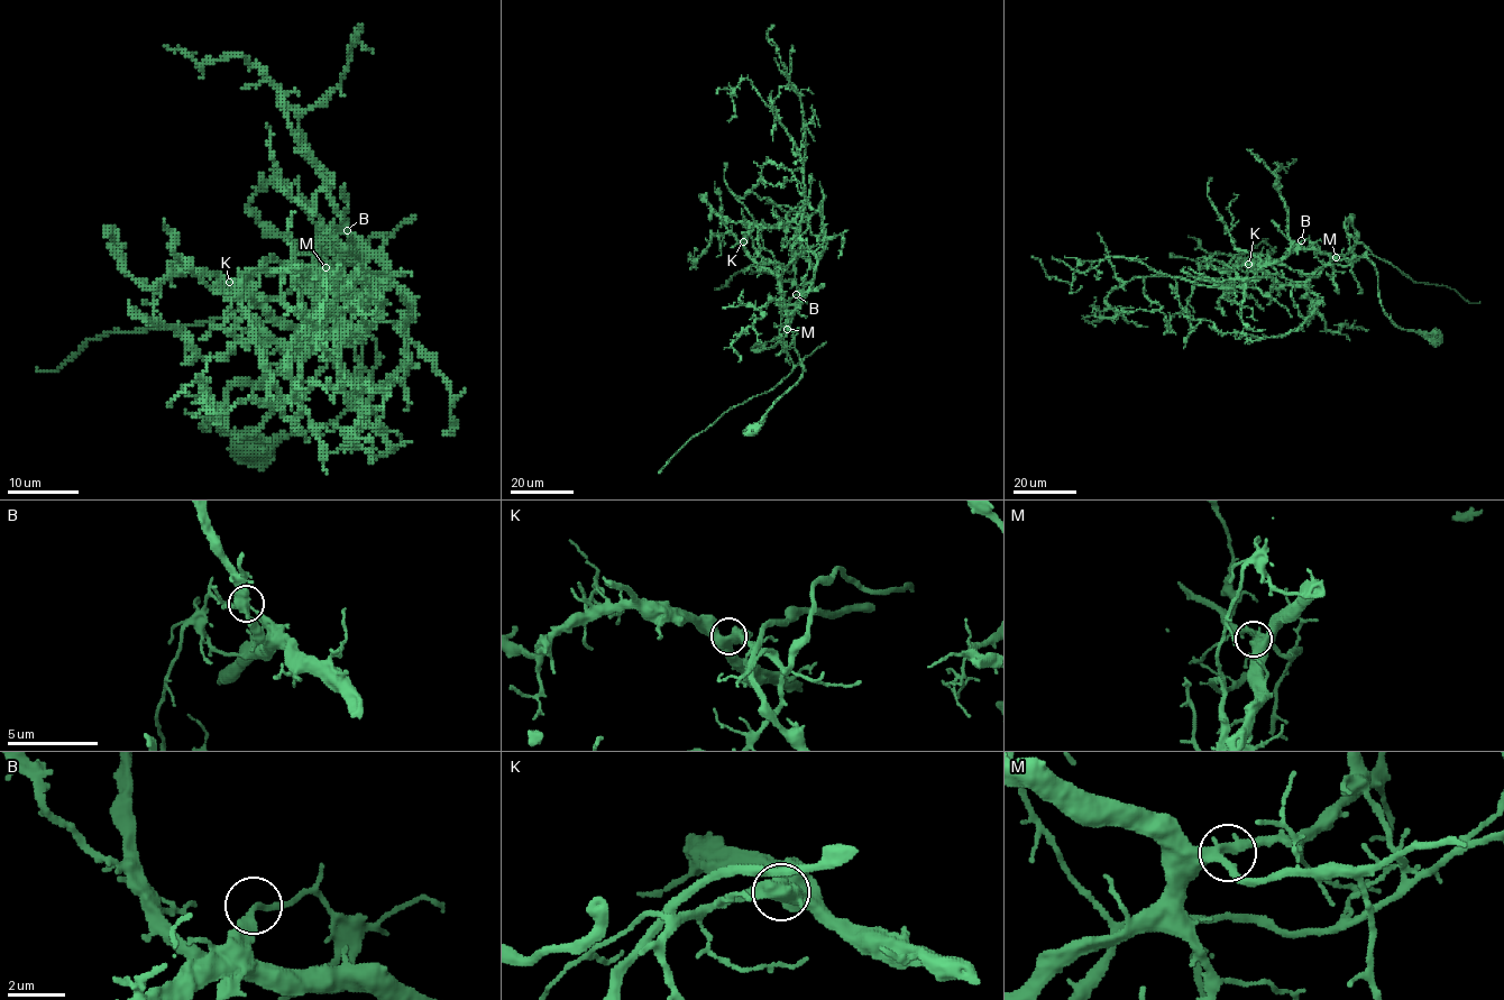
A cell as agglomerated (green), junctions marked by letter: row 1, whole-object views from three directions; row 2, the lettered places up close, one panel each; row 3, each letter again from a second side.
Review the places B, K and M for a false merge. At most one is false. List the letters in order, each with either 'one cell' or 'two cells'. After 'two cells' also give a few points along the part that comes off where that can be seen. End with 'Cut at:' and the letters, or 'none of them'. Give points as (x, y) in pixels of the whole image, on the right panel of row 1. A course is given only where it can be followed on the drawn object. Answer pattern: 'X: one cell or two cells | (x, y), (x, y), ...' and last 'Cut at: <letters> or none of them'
B: two cells | (1302, 240), (1323, 266), (1302, 282), (1134, 276), (1107, 297), (1112, 317), (1085, 318), (1115, 308), (1128, 323)
K: one cell
M: one cell
Cut at: B

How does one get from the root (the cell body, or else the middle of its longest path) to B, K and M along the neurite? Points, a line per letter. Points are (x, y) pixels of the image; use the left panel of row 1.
B: (251, 446), (267, 451), (329, 425), (359, 388), (365, 280), (354, 266), (333, 267), (354, 245), (347, 230)
K: (251, 446), (267, 451), (322, 429), (354, 398), (365, 280), (354, 266), (333, 269), (304, 331), (229, 282)
M: (251, 446), (267, 451), (289, 436), (329, 425), (359, 388), (365, 280), (354, 266), (340, 275), (326, 267)

